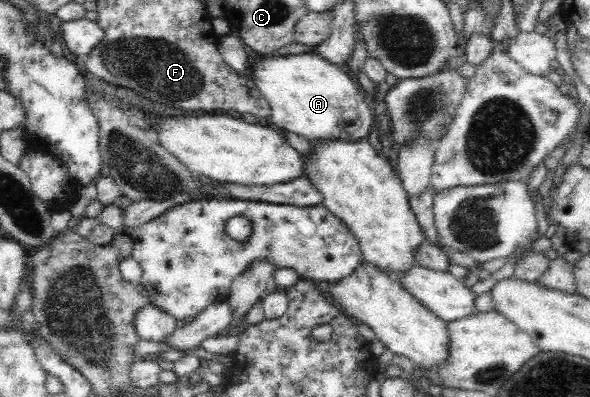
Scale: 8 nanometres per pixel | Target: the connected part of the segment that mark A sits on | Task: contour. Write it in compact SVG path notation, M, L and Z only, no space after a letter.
M275 53L262 56L261 61L253 61L250 66L250 83L269 106L269 116L264 122L271 122L277 130L285 129L309 142L317 139L342 139L342 141L359 141L368 137L374 123L374 113L365 93L355 78L345 69L317 53Z

